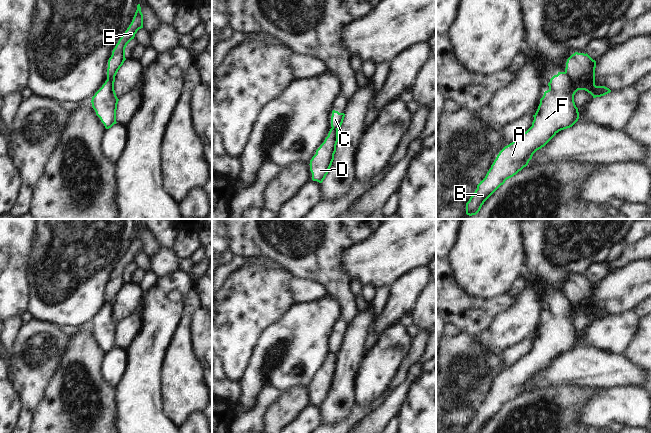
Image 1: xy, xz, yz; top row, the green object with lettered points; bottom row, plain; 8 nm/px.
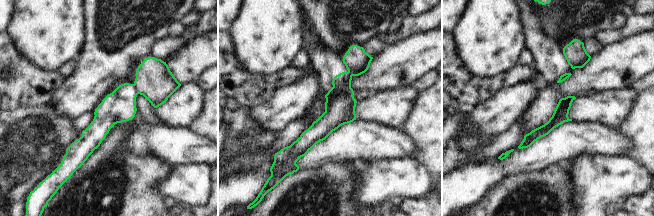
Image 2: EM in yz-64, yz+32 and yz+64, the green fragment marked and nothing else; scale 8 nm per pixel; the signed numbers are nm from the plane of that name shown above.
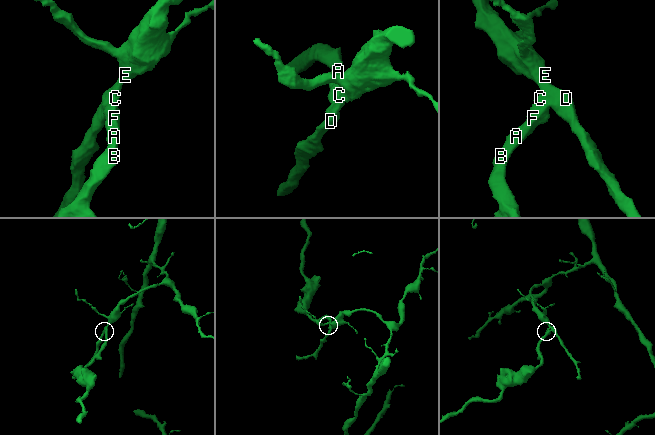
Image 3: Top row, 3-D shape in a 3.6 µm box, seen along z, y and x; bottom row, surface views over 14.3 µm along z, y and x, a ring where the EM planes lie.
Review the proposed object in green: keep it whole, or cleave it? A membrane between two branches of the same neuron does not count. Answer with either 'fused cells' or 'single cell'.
fused cells

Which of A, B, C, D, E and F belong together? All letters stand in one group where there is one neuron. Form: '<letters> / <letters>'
A B C F / D E

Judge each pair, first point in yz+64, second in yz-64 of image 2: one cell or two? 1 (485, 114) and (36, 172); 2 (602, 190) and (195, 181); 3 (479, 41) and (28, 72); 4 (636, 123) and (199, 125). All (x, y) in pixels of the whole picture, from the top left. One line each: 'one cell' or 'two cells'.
1: two cells
2: one cell
3: two cells
4: one cell

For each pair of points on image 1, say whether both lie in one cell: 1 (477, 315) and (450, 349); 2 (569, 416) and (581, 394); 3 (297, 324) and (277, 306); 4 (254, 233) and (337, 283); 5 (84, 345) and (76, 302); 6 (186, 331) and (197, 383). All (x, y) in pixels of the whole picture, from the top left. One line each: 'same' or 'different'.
1: different
2: same
3: different
4: same
5: different
6: same

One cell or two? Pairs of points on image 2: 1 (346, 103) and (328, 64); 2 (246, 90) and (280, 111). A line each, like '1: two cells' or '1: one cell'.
1: one cell
2: two cells

